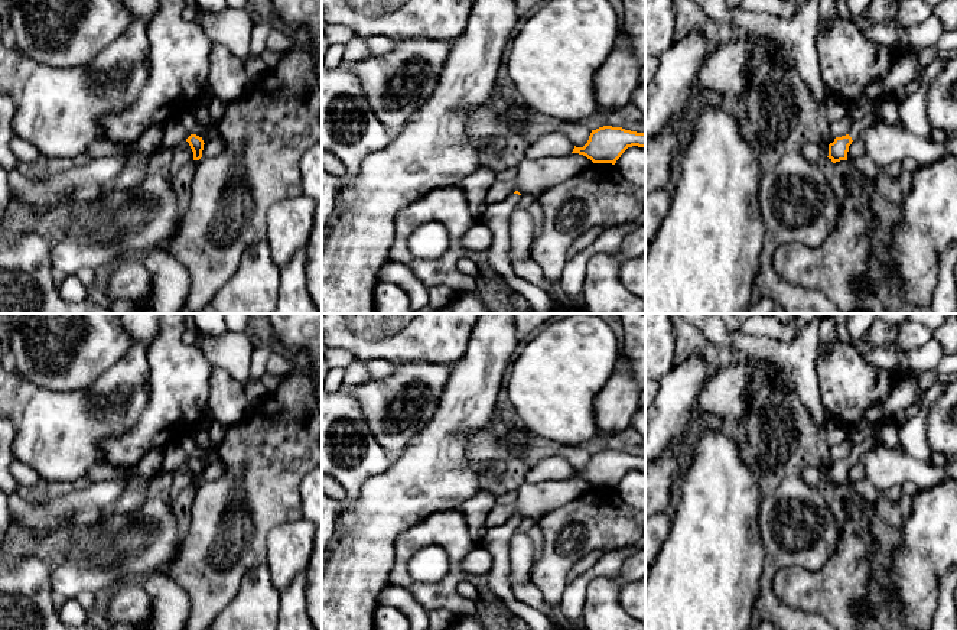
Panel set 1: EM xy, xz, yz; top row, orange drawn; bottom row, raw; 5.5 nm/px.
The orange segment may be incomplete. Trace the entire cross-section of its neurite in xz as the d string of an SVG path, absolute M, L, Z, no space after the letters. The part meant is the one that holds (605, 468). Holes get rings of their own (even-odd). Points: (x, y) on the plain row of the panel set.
M603 449L592 454L587 467L583 471L574 470L572 477L583 478L593 487L615 488L621 478L632 470L645 472L645 457Z

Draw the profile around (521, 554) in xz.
M515 533L510 542L510 585L528 582L534 562L534 548L528 533Z

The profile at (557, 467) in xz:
M561 455L550 457L534 465L527 474L527 483L541 483L546 480L567 480L573 475L574 468Z

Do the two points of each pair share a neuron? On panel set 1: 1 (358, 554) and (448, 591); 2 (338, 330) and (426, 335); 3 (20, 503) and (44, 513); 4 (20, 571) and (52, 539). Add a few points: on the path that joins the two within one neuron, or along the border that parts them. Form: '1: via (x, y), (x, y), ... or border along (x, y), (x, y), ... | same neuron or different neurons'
1: border along (399, 535), (394, 544), (394, 562), (387, 584) | different neurons
2: via (360, 344), (404, 346) | same neuron
3: via (26, 509), (31, 513), (38, 513) | same neuron
4: border along (65, 542), (55, 546), (46, 558), (35, 558) | different neurons

